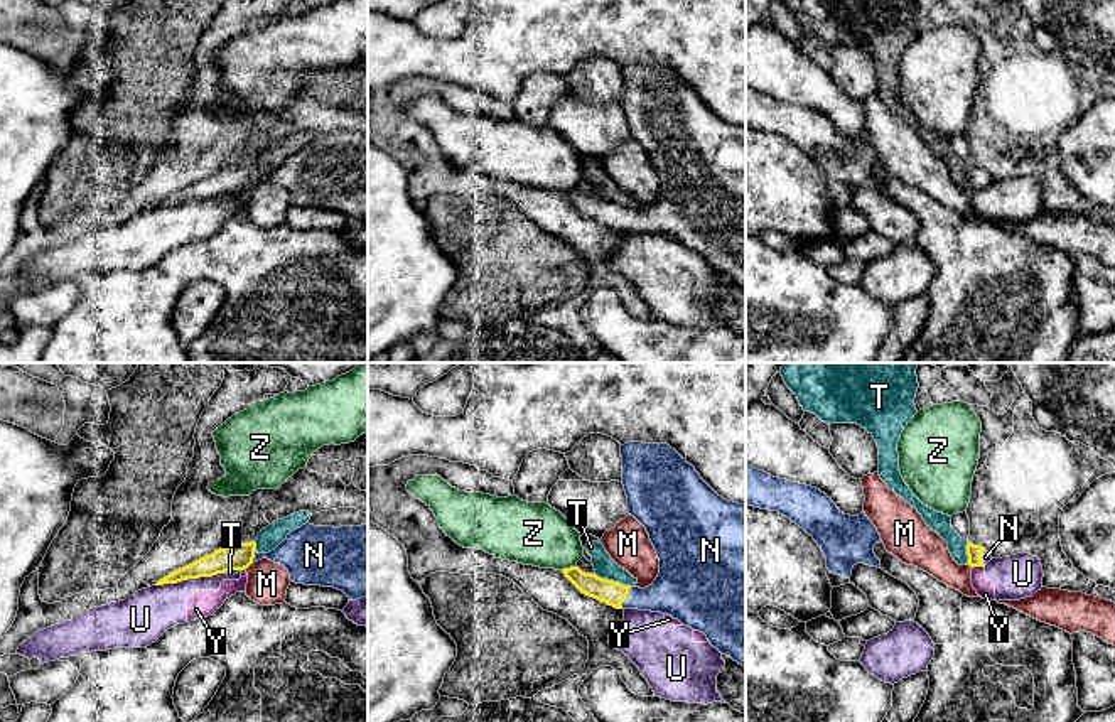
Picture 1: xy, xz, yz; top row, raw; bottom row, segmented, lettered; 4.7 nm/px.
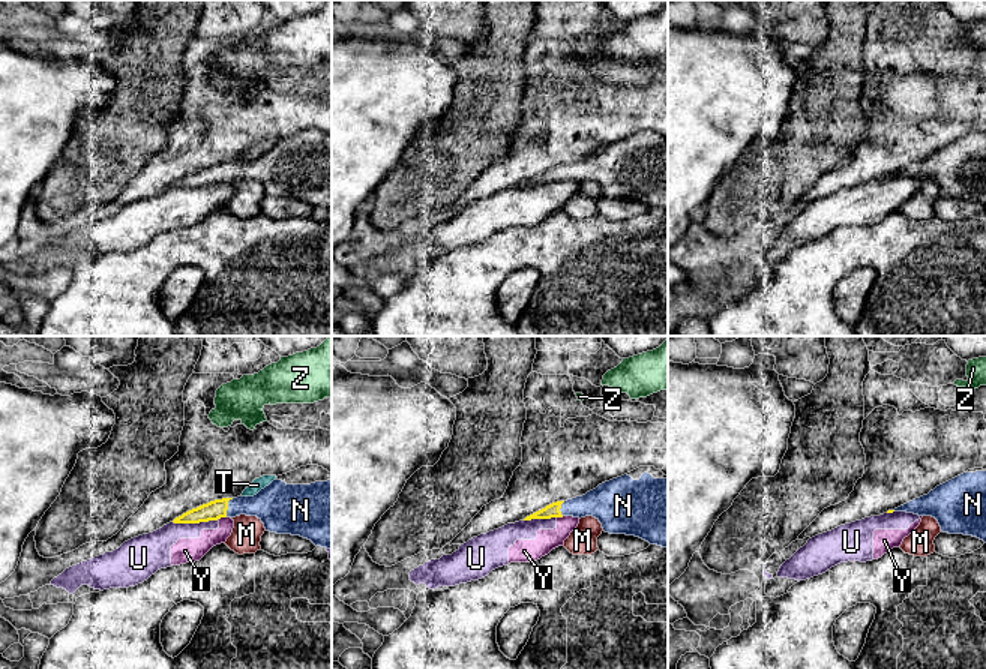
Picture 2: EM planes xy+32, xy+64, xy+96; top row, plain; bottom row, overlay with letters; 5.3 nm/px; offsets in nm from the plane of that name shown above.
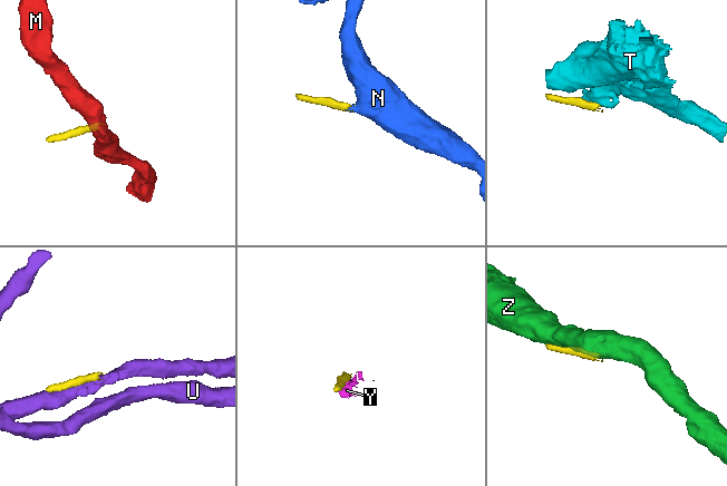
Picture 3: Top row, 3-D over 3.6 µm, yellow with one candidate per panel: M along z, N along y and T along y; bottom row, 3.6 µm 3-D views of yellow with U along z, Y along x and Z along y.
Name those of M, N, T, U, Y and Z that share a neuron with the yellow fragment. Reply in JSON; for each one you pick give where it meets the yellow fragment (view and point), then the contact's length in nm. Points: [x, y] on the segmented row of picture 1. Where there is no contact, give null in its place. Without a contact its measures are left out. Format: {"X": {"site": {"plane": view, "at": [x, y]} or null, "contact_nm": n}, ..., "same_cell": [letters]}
{"N": {"site": {"plane": "xz", "at": [626, 598]}, "contact_nm": 120}, "same_cell": ["N"]}

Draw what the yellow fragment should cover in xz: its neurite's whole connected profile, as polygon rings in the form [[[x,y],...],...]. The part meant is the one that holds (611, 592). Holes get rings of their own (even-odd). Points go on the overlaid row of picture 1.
[[[629,442],[621,445],[621,457],[629,515],[646,528],[660,558],[656,580],[639,589],[585,574],[579,567],[562,572],[582,594],[607,606],[678,619],[746,666],[746,504],[719,496],[668,444]]]

